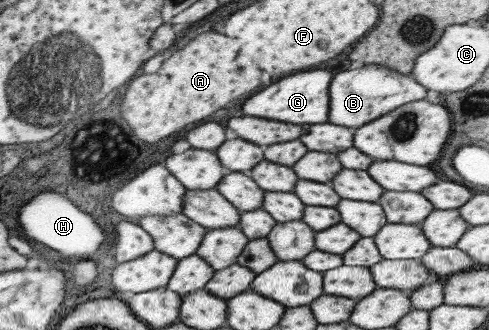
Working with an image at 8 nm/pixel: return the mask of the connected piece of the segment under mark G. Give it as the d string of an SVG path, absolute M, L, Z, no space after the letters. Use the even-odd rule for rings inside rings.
M301 71L289 77L279 79L277 83L265 87L263 91L251 95L243 107L243 115L251 117L263 117L263 119L273 119L273 121L283 121L283 123L293 123L293 125L303 125L303 123L325 123L327 121L327 109L329 109L329 95L327 87L331 81L331 73L327 71Z

